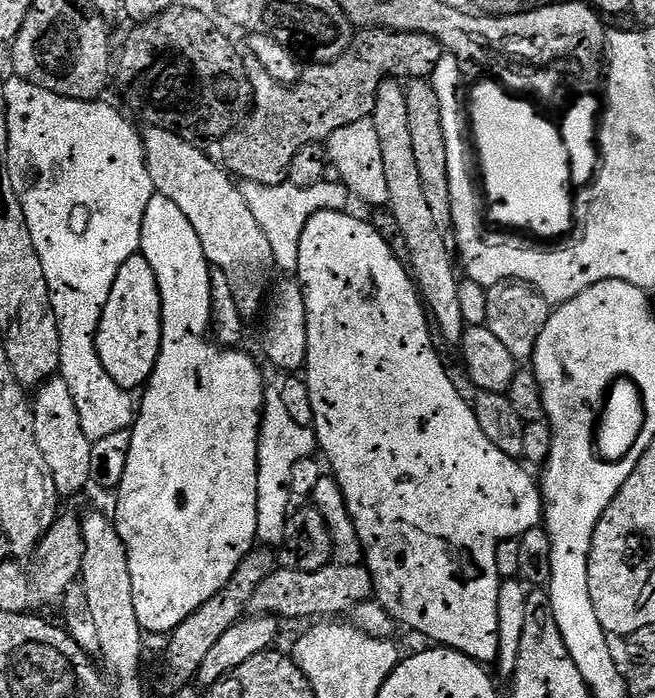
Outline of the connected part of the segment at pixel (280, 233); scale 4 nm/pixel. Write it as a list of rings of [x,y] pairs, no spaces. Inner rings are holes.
[[[339,179],[330,180],[305,188],[287,182],[278,186],[246,183],[239,185],[242,198],[246,198],[246,206],[250,206],[250,214],[254,214],[258,226],[262,226],[262,234],[266,234],[266,238],[270,238],[274,258],[281,269],[295,269],[296,250],[302,242],[302,230],[306,230],[306,222],[310,218],[314,218],[314,214],[342,212],[349,207],[347,204],[348,200],[350,201],[350,193],[347,186],[341,184]]]

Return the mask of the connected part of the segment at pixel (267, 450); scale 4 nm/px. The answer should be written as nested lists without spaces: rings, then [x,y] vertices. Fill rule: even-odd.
[[[269,387],[264,394],[264,412],[260,416],[260,441],[258,442],[258,530],[257,541],[264,546],[279,546],[283,542],[287,519],[280,518],[280,511],[290,501],[288,483],[294,466],[302,458],[317,455],[316,433],[303,428],[290,418],[286,405],[280,400],[279,387]]]

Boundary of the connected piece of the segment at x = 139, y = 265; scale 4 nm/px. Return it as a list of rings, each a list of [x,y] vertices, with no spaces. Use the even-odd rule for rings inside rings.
[[[142,255],[131,256],[118,270],[110,298],[104,307],[96,331],[96,349],[102,366],[118,386],[140,390],[147,385],[160,353],[162,322],[160,321],[160,291],[150,262]]]

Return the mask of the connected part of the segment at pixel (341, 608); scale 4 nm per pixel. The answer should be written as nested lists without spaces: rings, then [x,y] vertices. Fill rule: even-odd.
[[[331,562],[322,570],[303,572],[277,567],[254,590],[254,598],[250,598],[248,612],[257,616],[274,616],[281,621],[304,620],[307,616],[316,618],[340,618],[351,613],[362,602],[373,599],[372,574],[364,564],[342,566]]]

